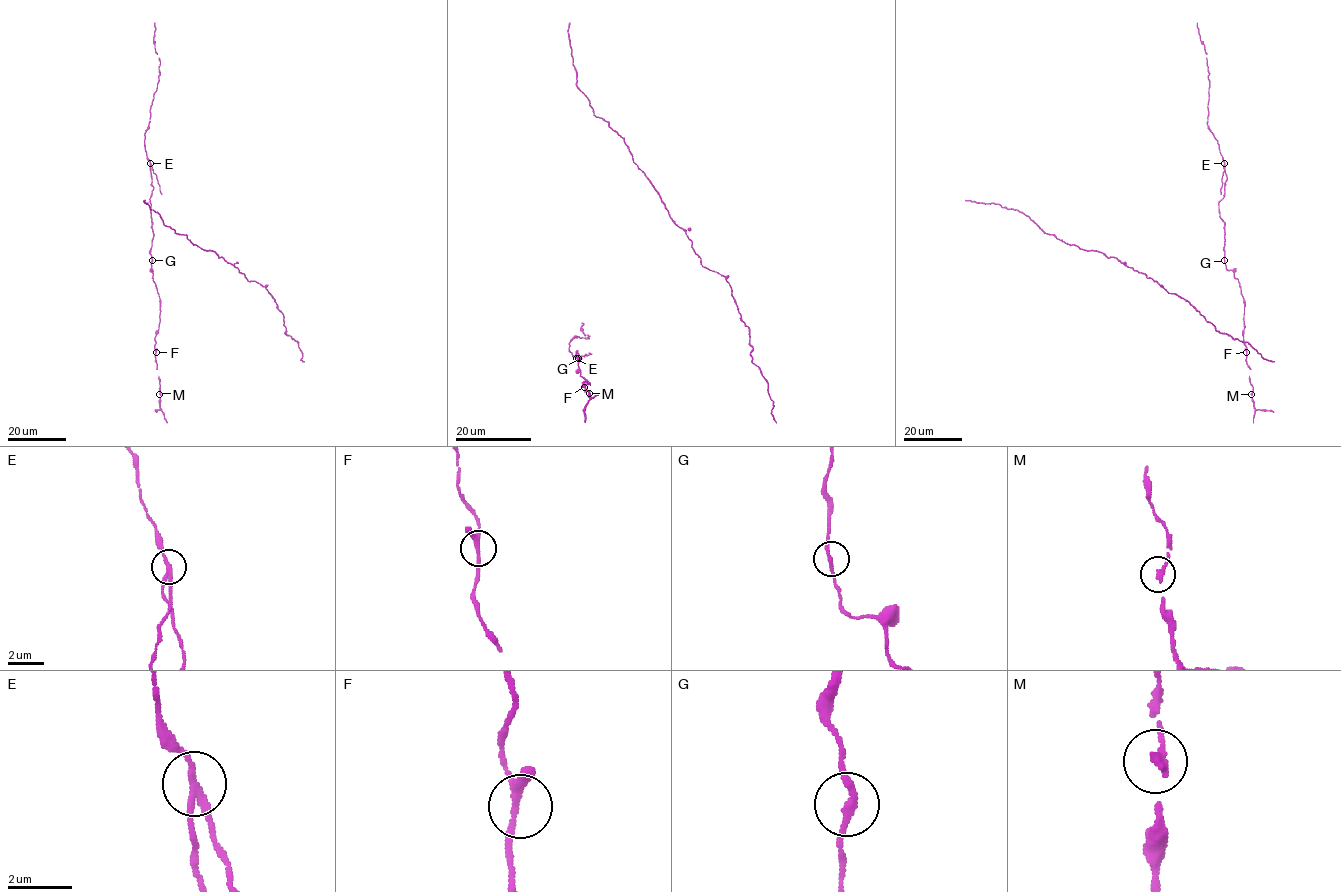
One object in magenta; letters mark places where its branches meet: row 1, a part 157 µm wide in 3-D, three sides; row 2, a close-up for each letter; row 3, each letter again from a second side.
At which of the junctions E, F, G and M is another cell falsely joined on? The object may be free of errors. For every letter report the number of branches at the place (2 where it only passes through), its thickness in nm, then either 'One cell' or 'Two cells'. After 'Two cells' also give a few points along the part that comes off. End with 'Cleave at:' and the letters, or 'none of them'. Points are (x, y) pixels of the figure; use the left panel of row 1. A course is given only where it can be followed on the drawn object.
E: Branches: 3. Thickness 190 nm. Two cells. Course of the part to remove: (150, 163), (162, 194)
F: Branches: 3. Thickness 220 nm. One cell
G: Branches: 2. Thickness 200 nm. One cell
M: Branches: 2. Thickness 190 nm. One cell
Cleave at: E

